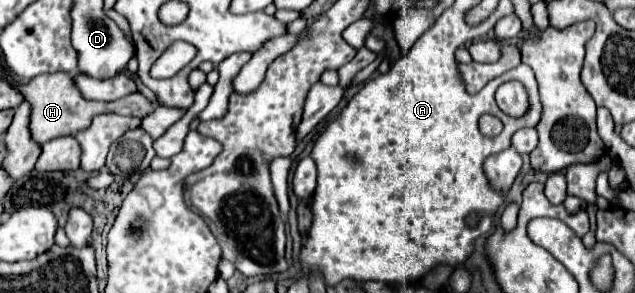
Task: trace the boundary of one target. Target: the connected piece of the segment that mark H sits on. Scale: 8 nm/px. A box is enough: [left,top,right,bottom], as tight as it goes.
[17,73,155,145]

